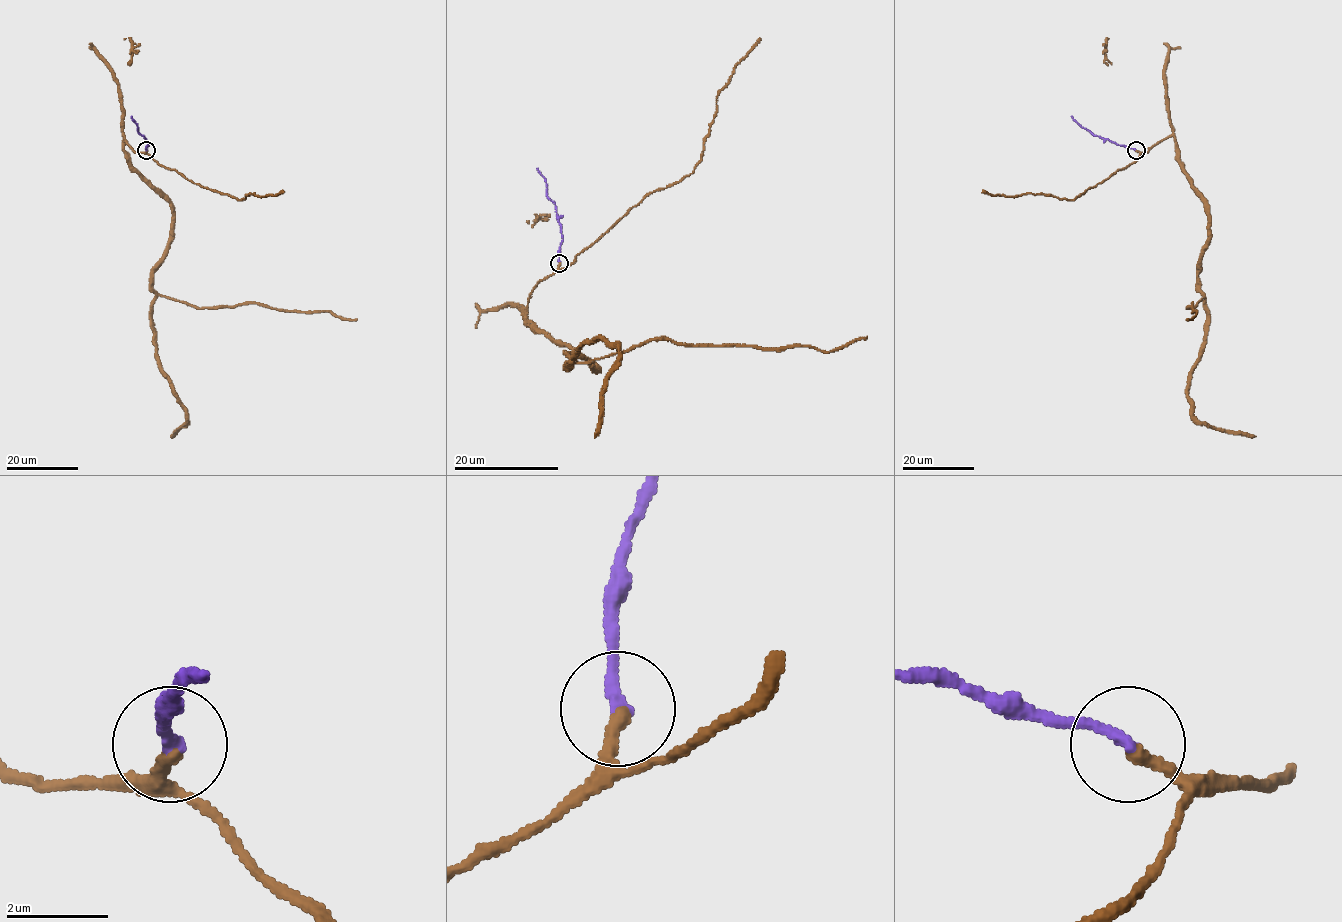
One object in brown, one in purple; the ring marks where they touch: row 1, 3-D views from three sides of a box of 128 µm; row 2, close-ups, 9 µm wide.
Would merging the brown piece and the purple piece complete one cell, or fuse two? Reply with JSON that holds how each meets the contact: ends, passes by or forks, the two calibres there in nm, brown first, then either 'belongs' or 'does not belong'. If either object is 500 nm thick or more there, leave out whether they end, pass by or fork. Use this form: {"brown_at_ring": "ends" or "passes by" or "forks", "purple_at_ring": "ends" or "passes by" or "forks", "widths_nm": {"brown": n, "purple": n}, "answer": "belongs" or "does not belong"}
{"brown_at_ring": "ends", "purple_at_ring": "ends", "widths_nm": {"brown": 260, "purple": 240}, "answer": "belongs"}

